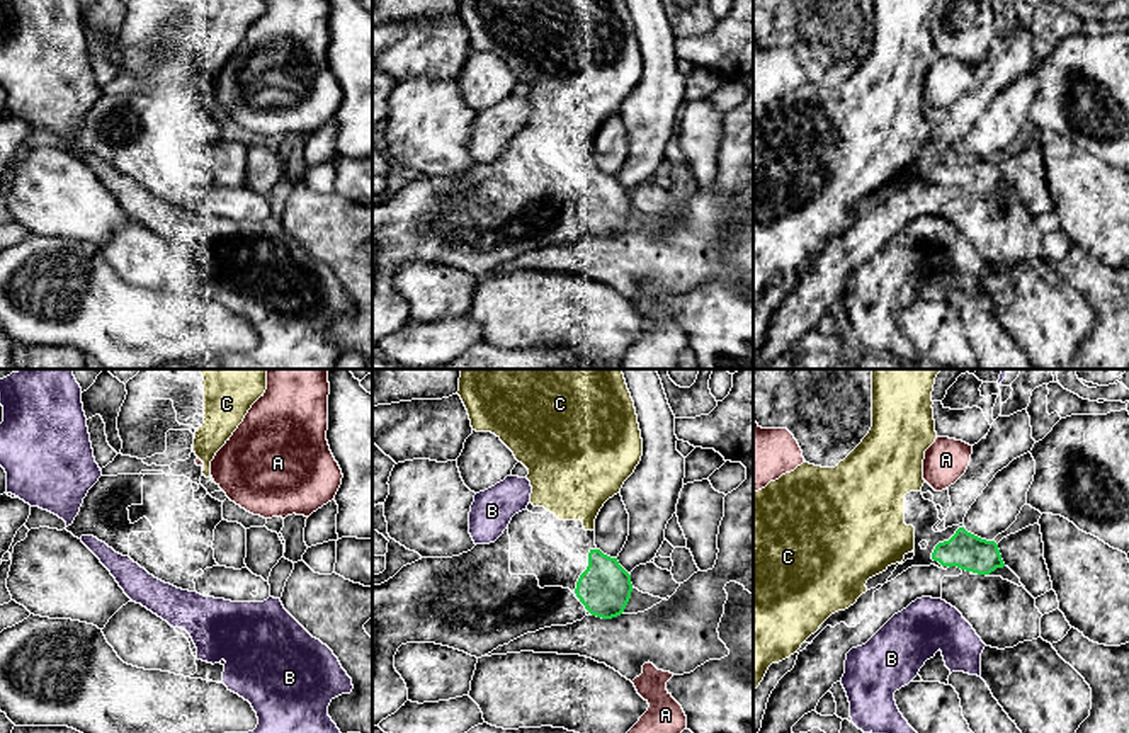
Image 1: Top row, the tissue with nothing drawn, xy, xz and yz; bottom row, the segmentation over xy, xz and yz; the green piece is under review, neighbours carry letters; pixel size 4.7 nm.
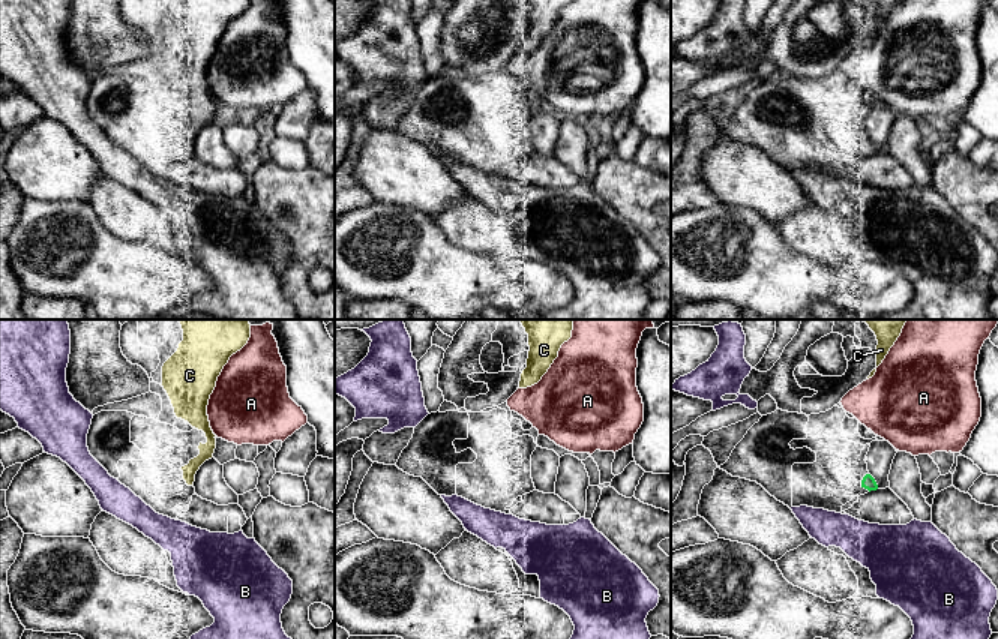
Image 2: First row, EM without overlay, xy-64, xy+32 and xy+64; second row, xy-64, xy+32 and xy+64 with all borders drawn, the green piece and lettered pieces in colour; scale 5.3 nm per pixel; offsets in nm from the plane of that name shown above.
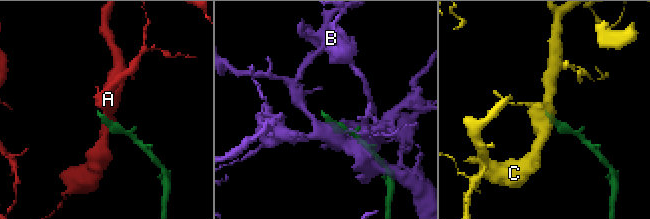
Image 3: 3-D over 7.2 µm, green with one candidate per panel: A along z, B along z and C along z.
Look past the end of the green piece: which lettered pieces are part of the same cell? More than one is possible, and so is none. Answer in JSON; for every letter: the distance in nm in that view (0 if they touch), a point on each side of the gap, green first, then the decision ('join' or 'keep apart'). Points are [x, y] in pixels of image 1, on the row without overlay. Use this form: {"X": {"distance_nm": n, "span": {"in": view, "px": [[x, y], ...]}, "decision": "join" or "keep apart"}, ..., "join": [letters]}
{"A": {"distance_nm": 200, "span": {"in": "yz", "px": [[959, 147], [941, 109]]}, "decision": "keep apart"}, "B": {"distance_nm": 160, "span": {"in": "yz", "px": [[949, 186], [941, 218]]}, "decision": "keep apart"}, "C": {"distance_nm": 90, "span": {"in": "yz", "px": [[932, 172], [913, 167]]}, "decision": "join"}, "join": ["C"]}

